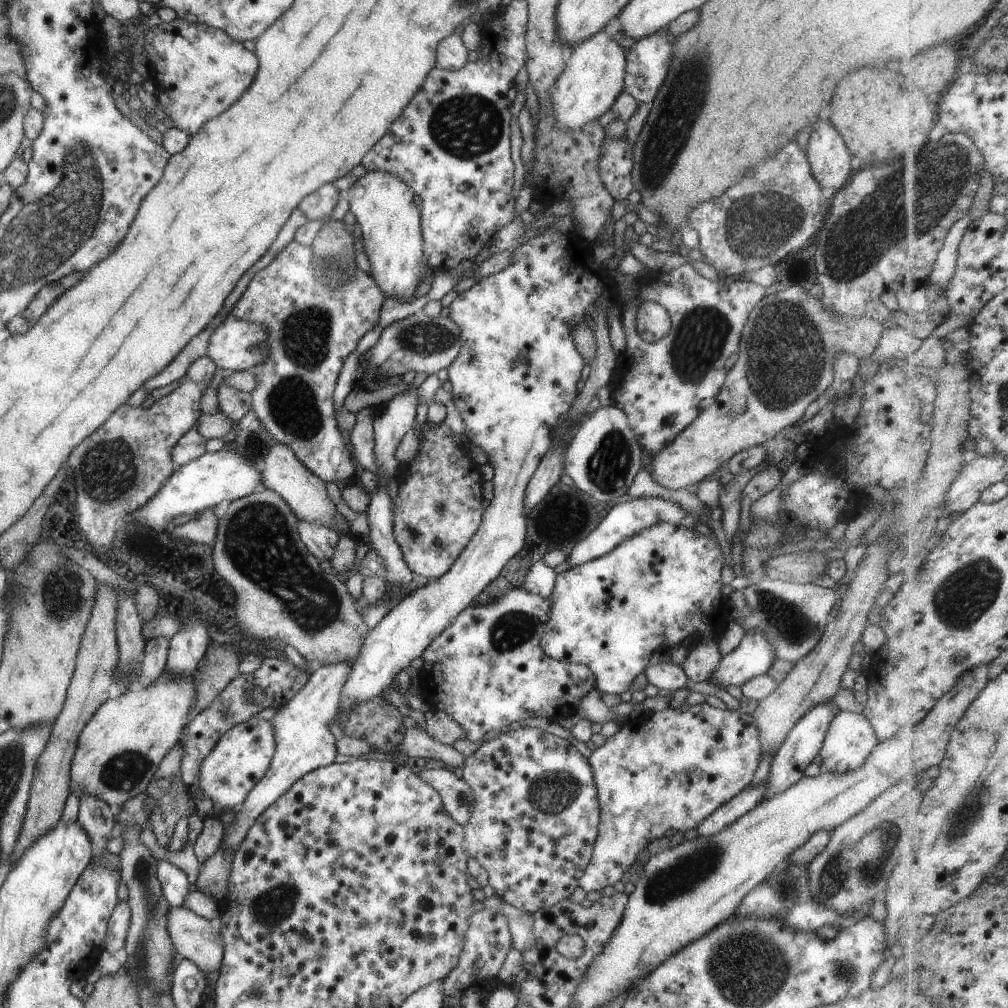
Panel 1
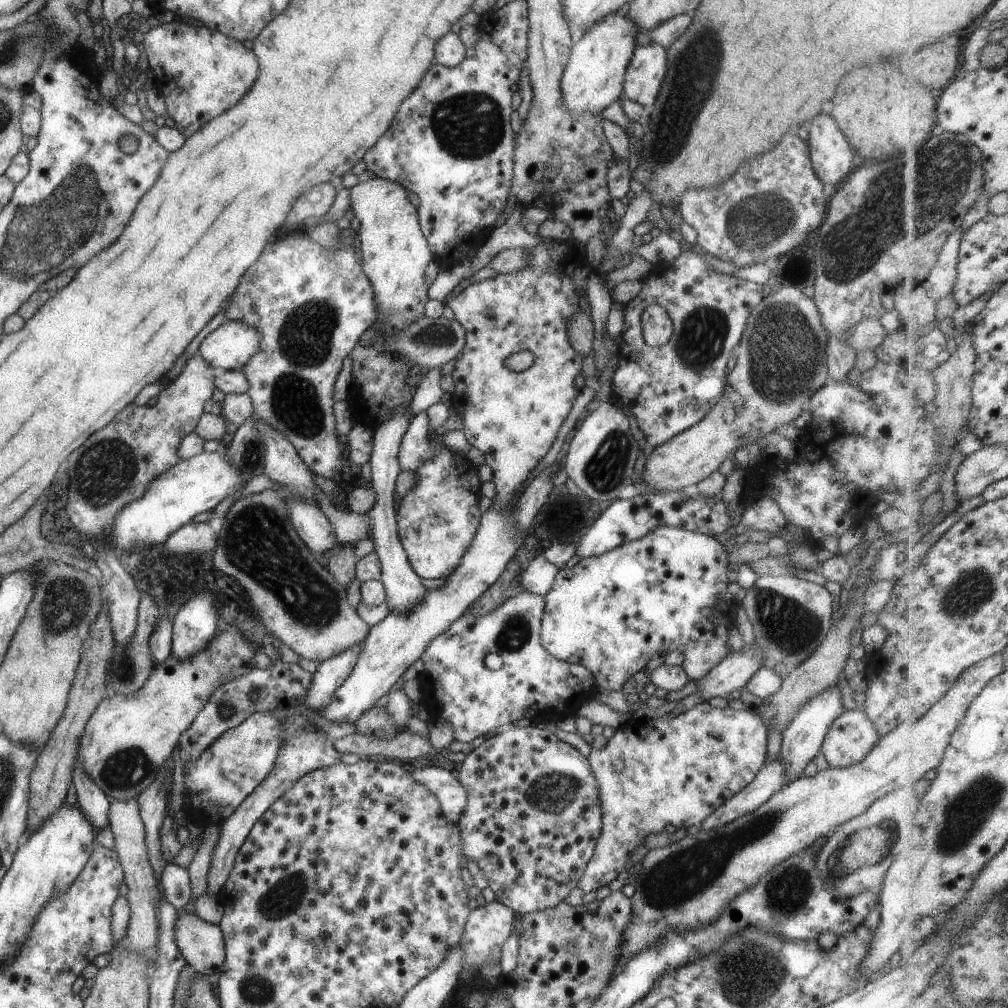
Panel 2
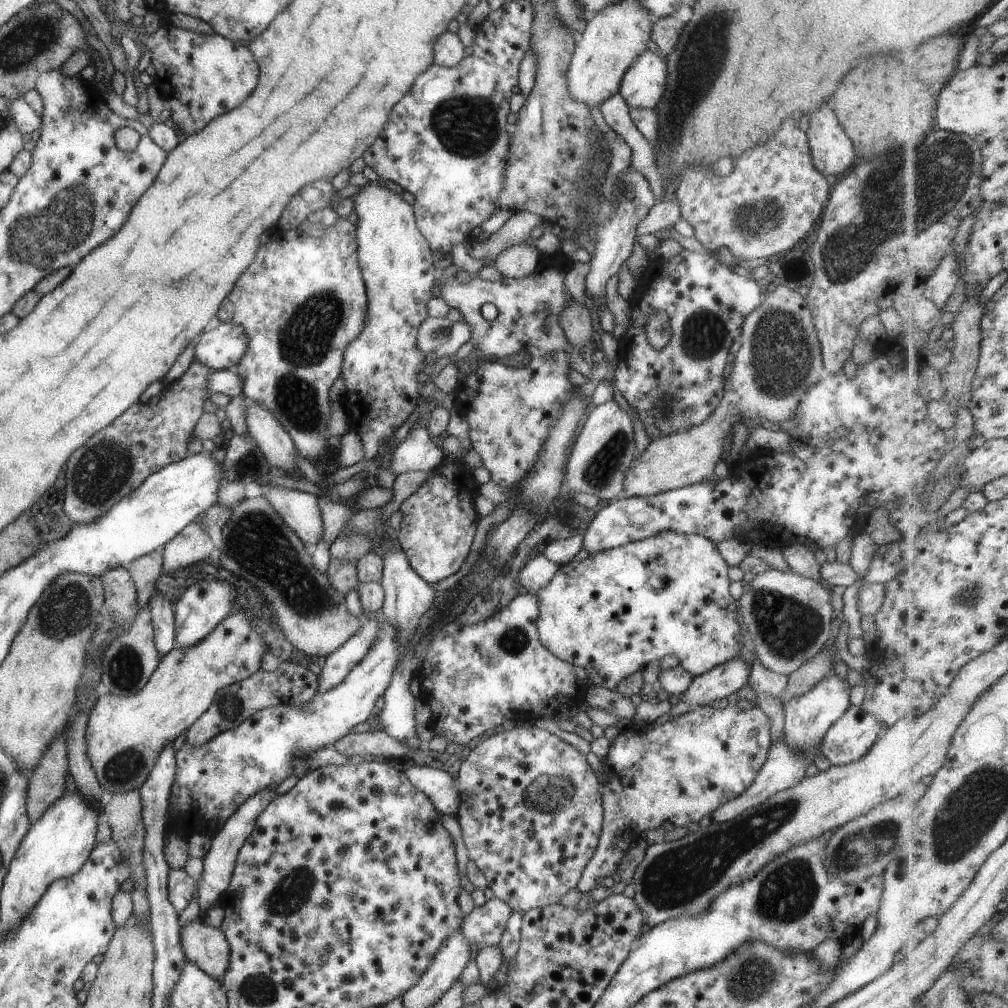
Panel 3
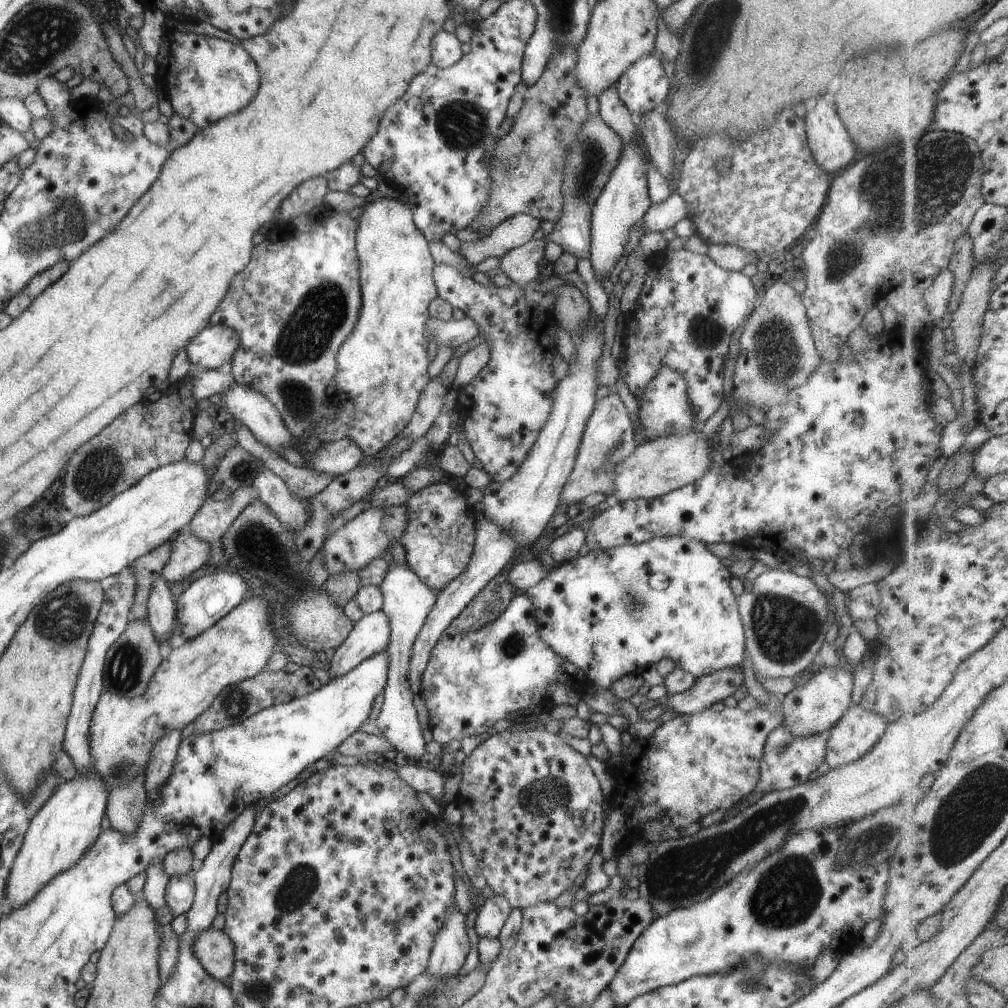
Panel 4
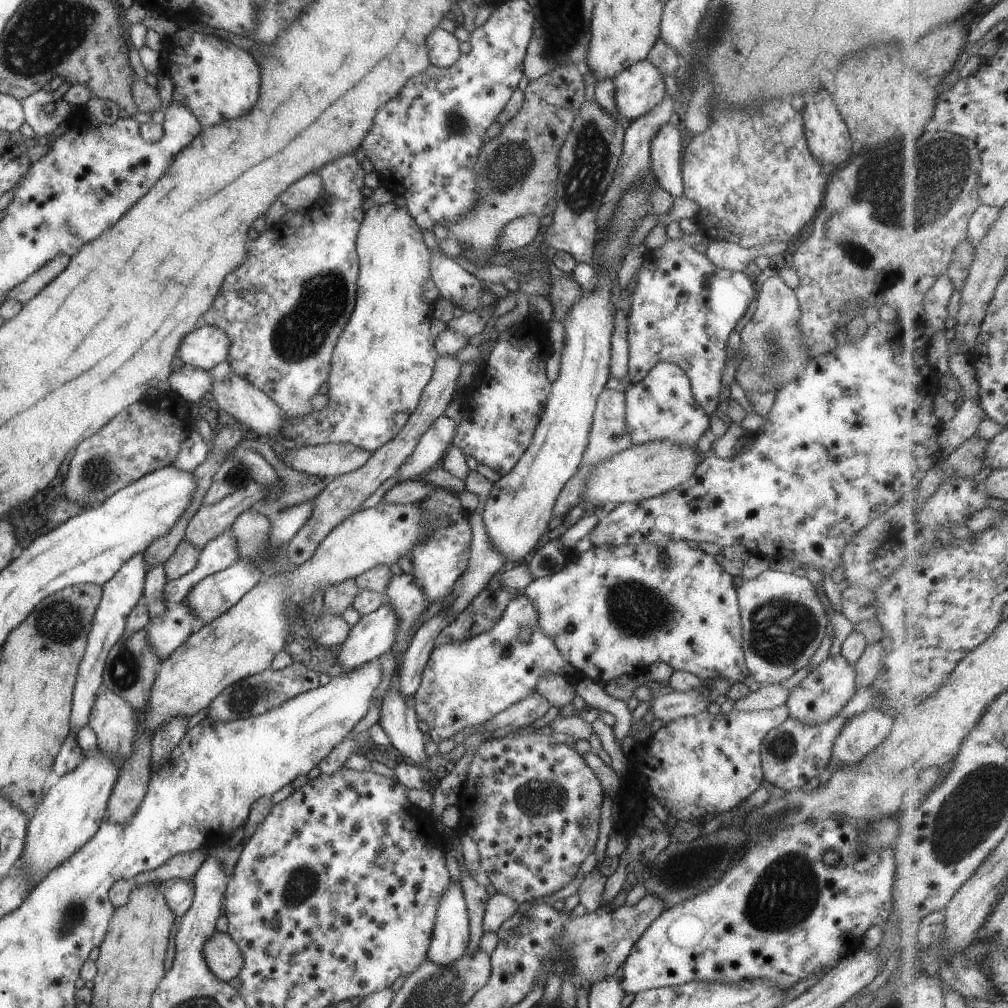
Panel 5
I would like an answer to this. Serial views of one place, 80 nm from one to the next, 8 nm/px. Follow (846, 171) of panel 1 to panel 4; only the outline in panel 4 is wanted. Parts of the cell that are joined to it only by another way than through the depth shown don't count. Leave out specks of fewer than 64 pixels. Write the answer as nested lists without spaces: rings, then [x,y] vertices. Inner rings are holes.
[[[819,98],[813,106],[811,112],[805,114],[805,132],[809,150],[811,151],[813,160],[822,168],[829,176],[837,174],[843,170],[856,151],[853,141],[847,135],[843,123],[835,114],[835,106],[823,98]]]

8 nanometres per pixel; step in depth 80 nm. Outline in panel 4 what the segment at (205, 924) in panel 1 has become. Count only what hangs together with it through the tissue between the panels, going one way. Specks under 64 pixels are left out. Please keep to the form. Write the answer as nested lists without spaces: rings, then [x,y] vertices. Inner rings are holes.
[[[213,927],[199,931],[193,939],[192,953],[203,970],[215,980],[225,982],[235,964],[234,946],[230,938]]]

